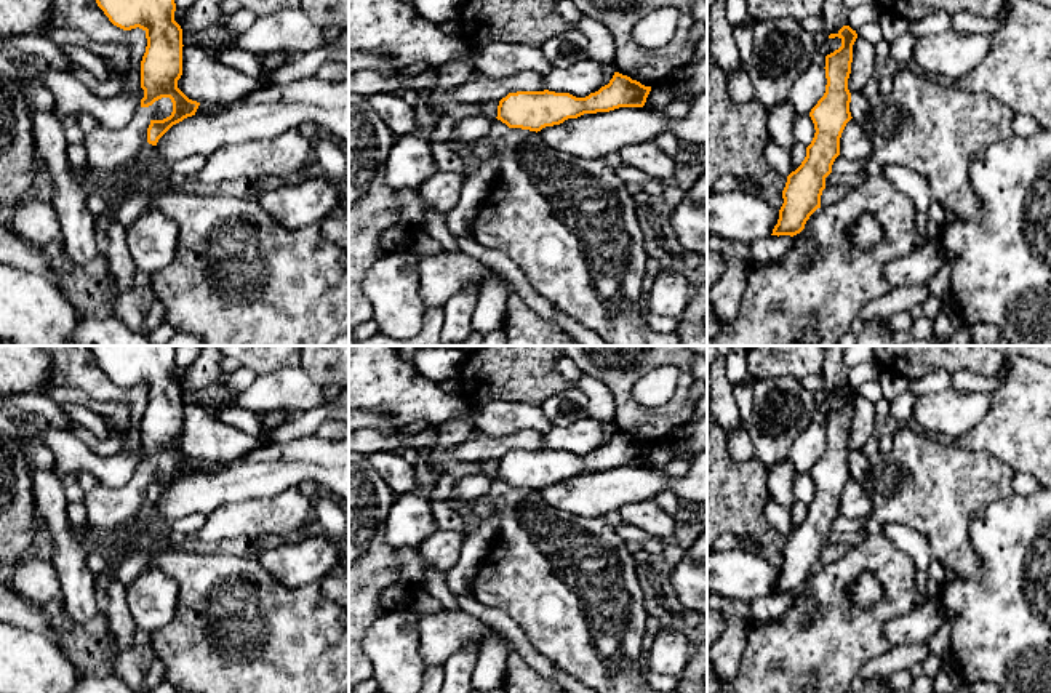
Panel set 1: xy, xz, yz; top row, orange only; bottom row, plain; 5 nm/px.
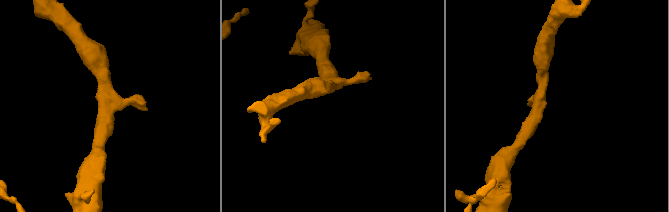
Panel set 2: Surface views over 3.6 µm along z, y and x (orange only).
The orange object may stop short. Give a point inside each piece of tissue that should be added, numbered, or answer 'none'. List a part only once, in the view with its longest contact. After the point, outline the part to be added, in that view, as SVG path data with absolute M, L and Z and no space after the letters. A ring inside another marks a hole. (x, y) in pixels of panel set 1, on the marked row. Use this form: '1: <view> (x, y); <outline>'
none

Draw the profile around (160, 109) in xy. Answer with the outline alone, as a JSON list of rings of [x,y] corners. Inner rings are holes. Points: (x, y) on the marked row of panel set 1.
[[[162,98],[149,107],[139,107],[139,112],[146,114],[150,120],[163,120],[171,115],[173,102],[170,98]]]

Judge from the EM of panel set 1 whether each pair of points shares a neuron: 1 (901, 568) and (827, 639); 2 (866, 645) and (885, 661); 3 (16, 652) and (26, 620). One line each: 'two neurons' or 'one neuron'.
1: one neuron
2: two neurons
3: two neurons

